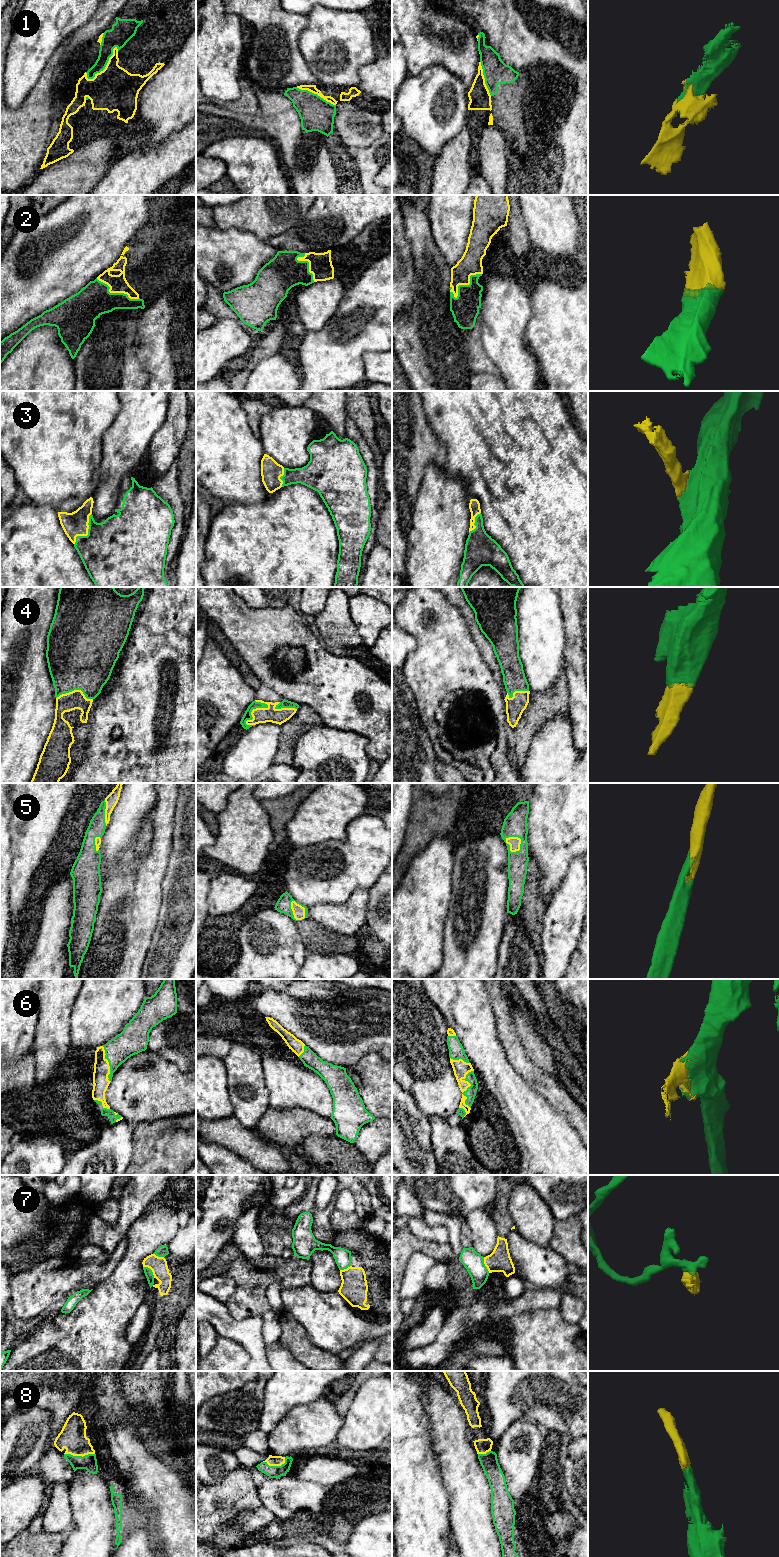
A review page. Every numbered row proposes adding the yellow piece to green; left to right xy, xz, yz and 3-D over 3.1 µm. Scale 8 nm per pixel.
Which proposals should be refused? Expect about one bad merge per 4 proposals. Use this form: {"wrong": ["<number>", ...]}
{"wrong": ["7"]}

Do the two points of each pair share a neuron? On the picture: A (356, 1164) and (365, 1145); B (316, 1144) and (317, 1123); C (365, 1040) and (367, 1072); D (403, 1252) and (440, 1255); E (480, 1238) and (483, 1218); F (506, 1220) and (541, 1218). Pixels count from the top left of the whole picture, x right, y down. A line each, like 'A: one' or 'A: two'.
A: two
B: two
C: two
D: one
E: one
F: two

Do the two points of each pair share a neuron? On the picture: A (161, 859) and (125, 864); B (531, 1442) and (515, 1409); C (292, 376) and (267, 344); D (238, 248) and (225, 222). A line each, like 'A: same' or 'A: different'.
A: same
B: different
C: different
D: different

